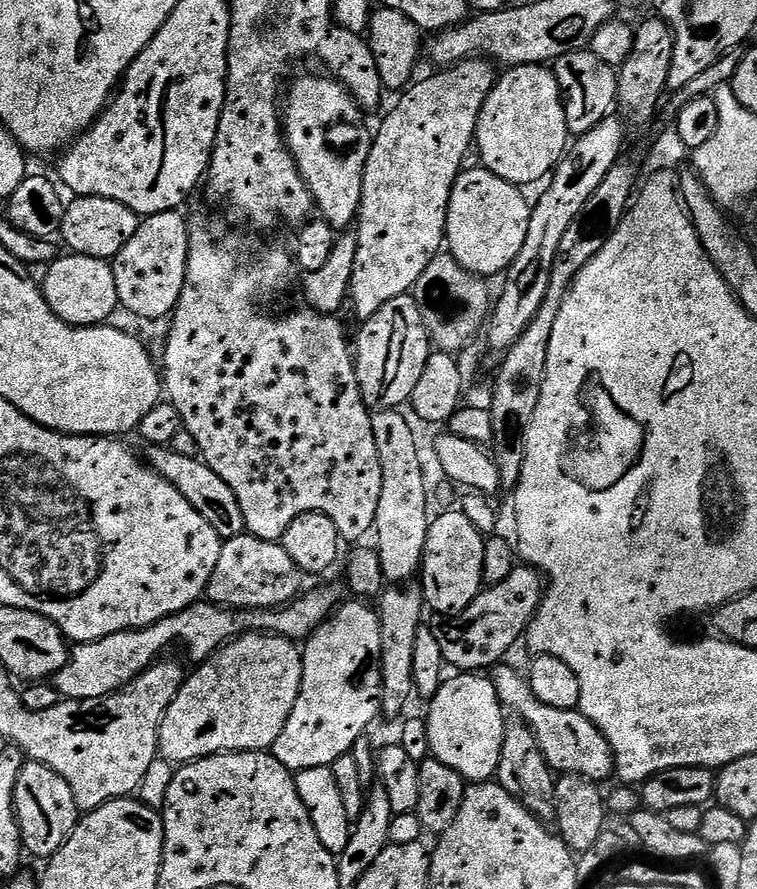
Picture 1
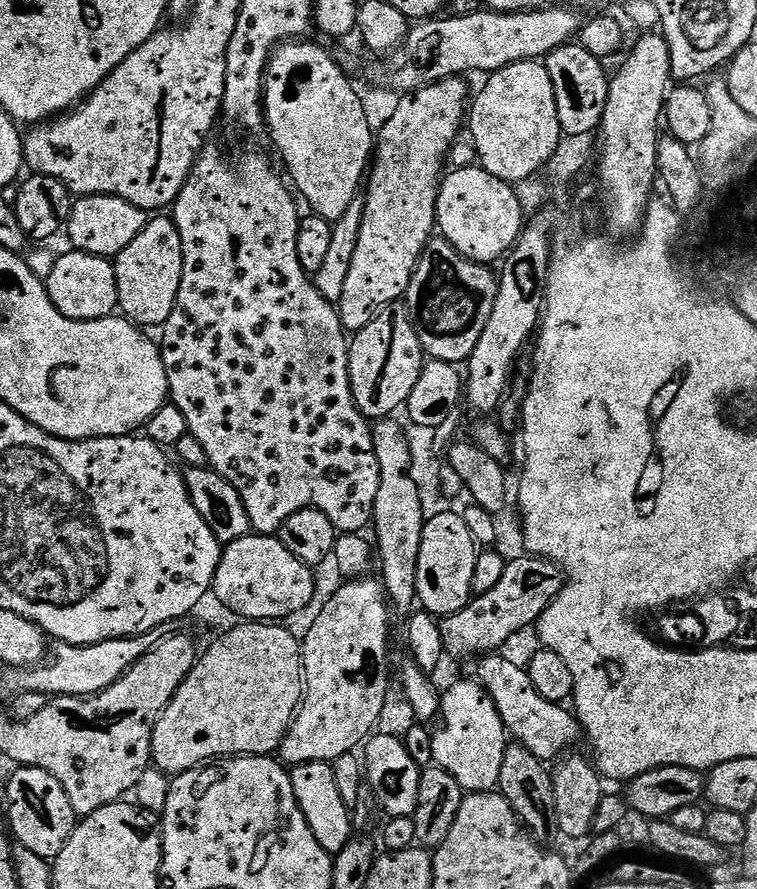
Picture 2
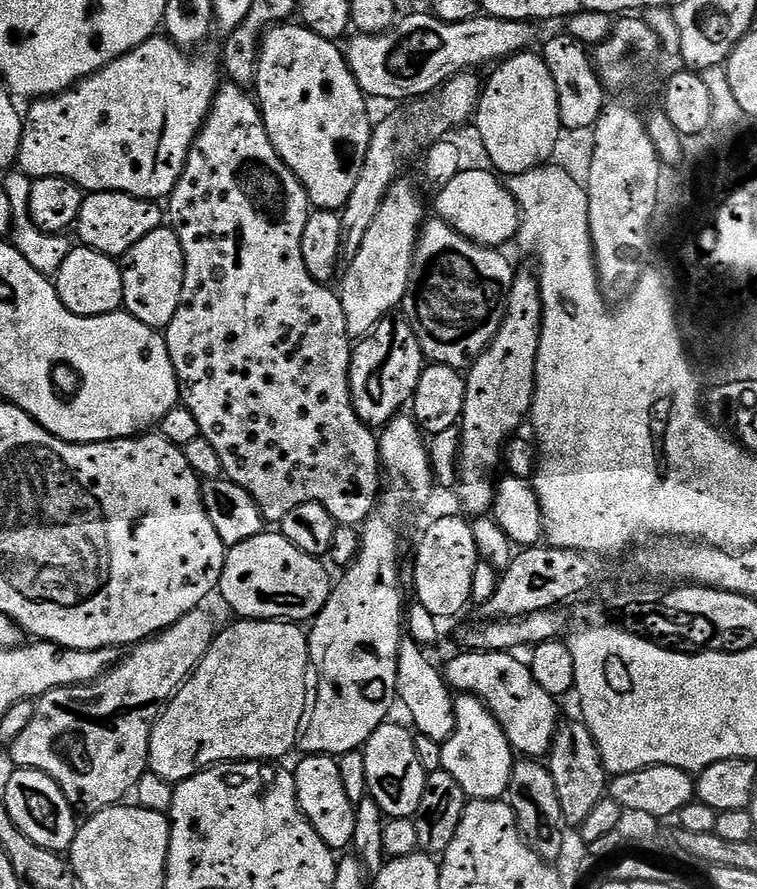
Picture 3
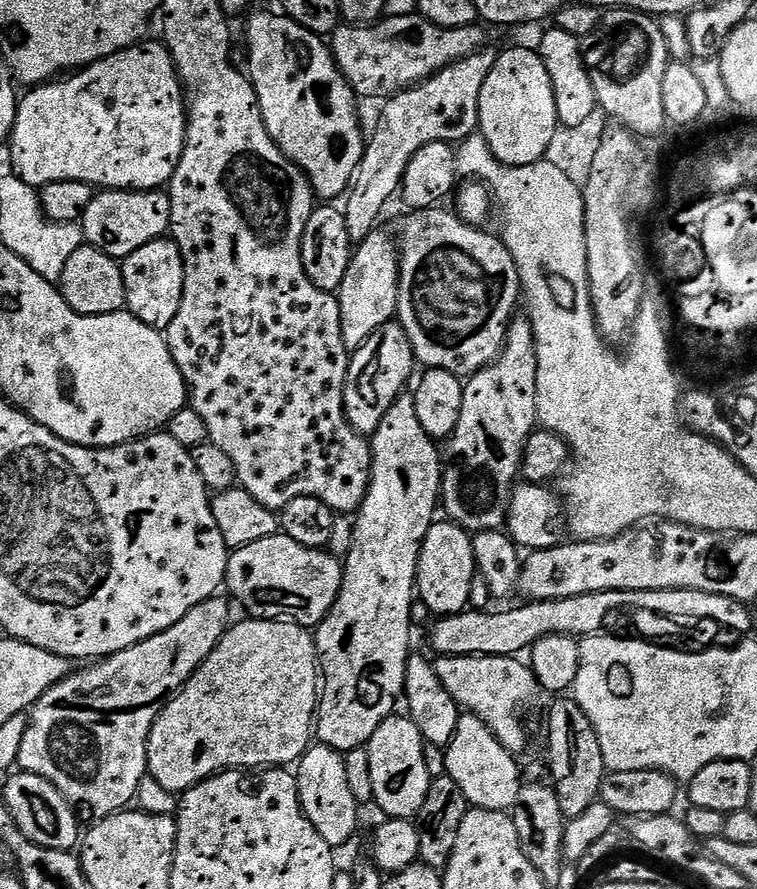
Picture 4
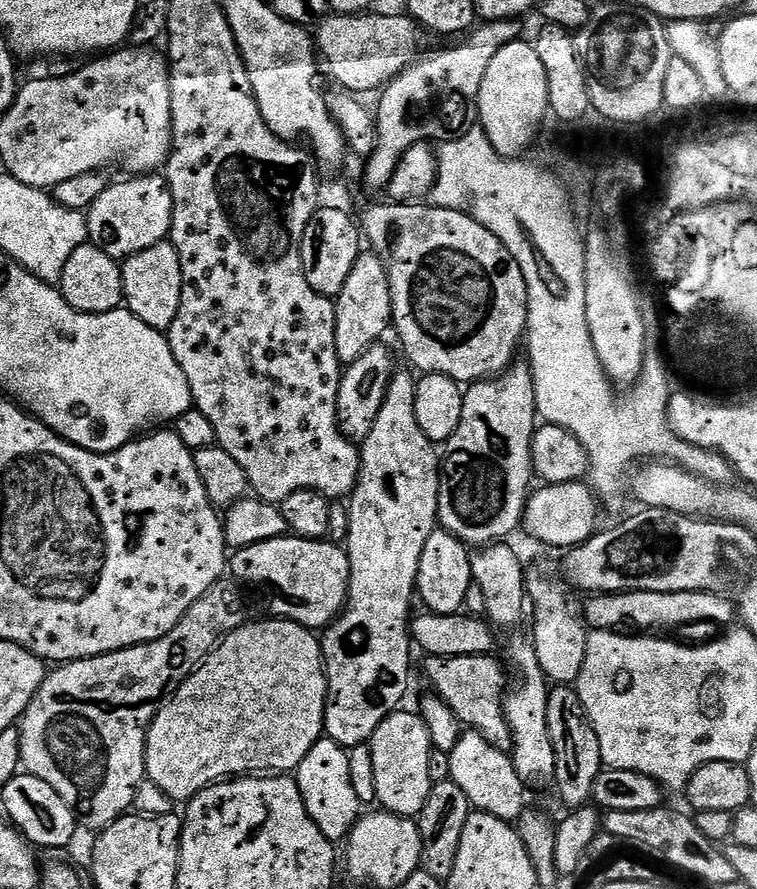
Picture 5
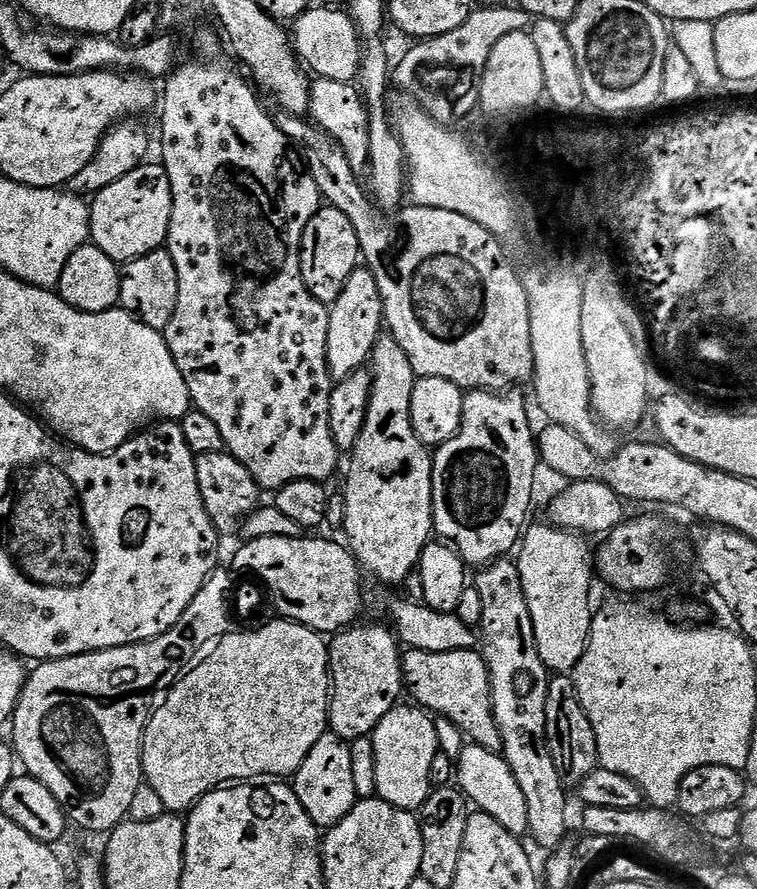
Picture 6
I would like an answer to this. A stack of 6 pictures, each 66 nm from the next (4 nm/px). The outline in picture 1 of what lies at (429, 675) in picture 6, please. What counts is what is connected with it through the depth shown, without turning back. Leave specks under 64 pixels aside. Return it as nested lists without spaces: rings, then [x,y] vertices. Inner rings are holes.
[[[501,662],[491,669],[490,679],[498,690],[498,698],[505,709],[513,717],[523,720],[534,734],[534,738],[538,738],[538,746],[546,762],[552,767],[553,773],[583,776],[585,780],[593,782],[601,782],[600,780],[615,773],[616,763],[610,750],[610,742],[606,742],[602,730],[598,730],[594,722],[587,720],[583,712],[575,708],[558,710],[554,706],[538,702],[538,698],[534,698],[534,690],[530,690],[527,679],[521,673],[519,676],[508,662]]]

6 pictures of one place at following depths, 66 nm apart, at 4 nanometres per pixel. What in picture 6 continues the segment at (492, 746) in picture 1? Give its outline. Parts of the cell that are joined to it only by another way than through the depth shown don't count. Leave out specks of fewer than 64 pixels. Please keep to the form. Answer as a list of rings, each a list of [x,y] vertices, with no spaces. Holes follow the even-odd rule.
[[[465,743],[461,756],[454,761],[456,765],[455,783],[461,792],[479,811],[490,814],[494,822],[506,826],[510,834],[524,838],[528,836],[530,814],[526,814],[526,797],[522,794],[522,786],[518,786],[518,778],[510,770],[499,752],[491,752],[482,746]]]

